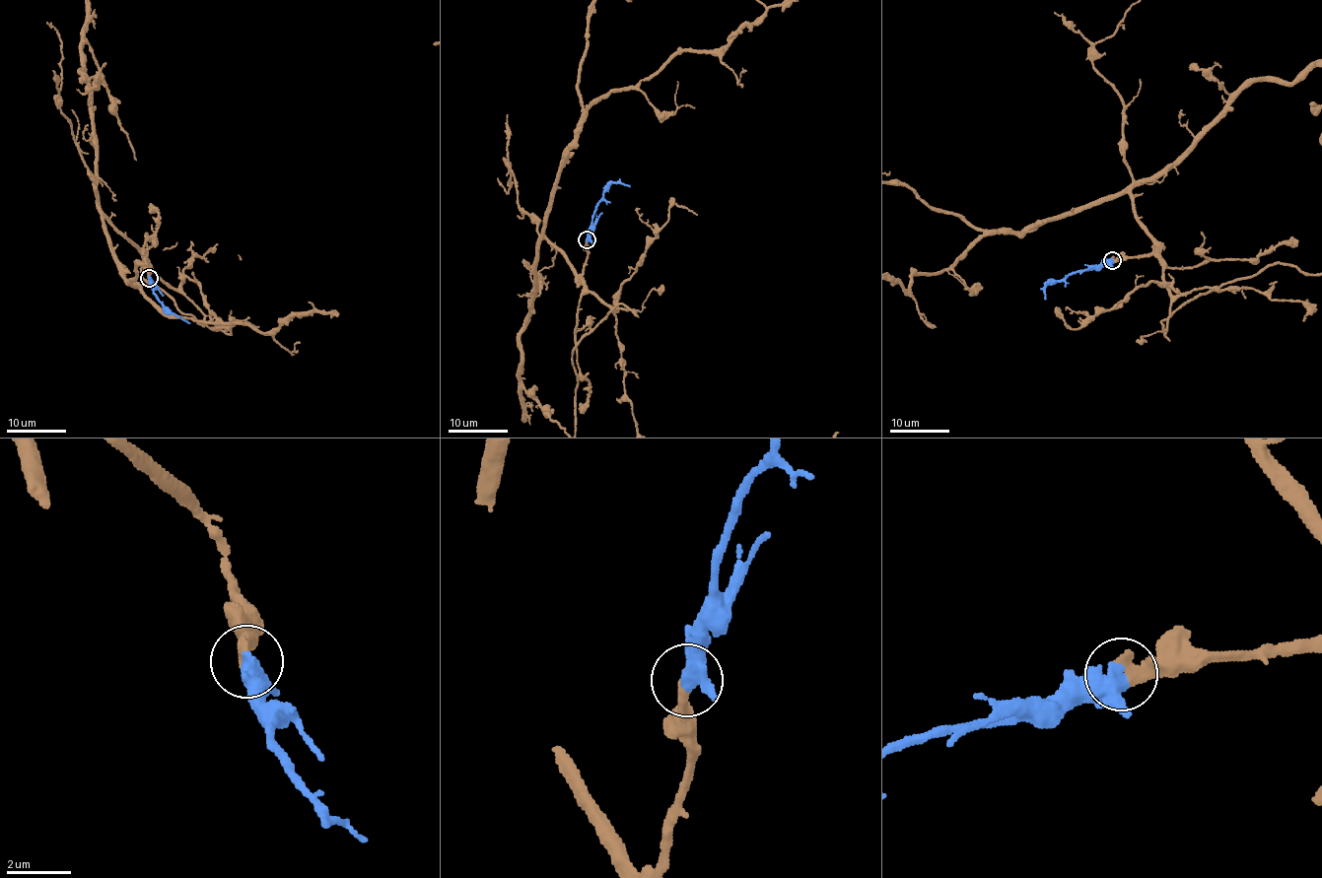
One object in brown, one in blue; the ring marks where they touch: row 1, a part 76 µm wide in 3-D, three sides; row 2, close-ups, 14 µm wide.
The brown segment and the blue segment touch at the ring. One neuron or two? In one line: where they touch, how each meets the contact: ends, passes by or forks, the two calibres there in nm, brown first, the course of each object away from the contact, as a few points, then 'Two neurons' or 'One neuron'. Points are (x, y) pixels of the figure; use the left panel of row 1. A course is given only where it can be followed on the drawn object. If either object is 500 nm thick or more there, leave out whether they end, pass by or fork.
Place: (149, 278). At the ring brown ends. At the ring blue passes by. Thickness 400 nm (brown) against 440 nm. Course of blue: (149, 277), (156, 298), (164, 308), (189, 322). One neuron

